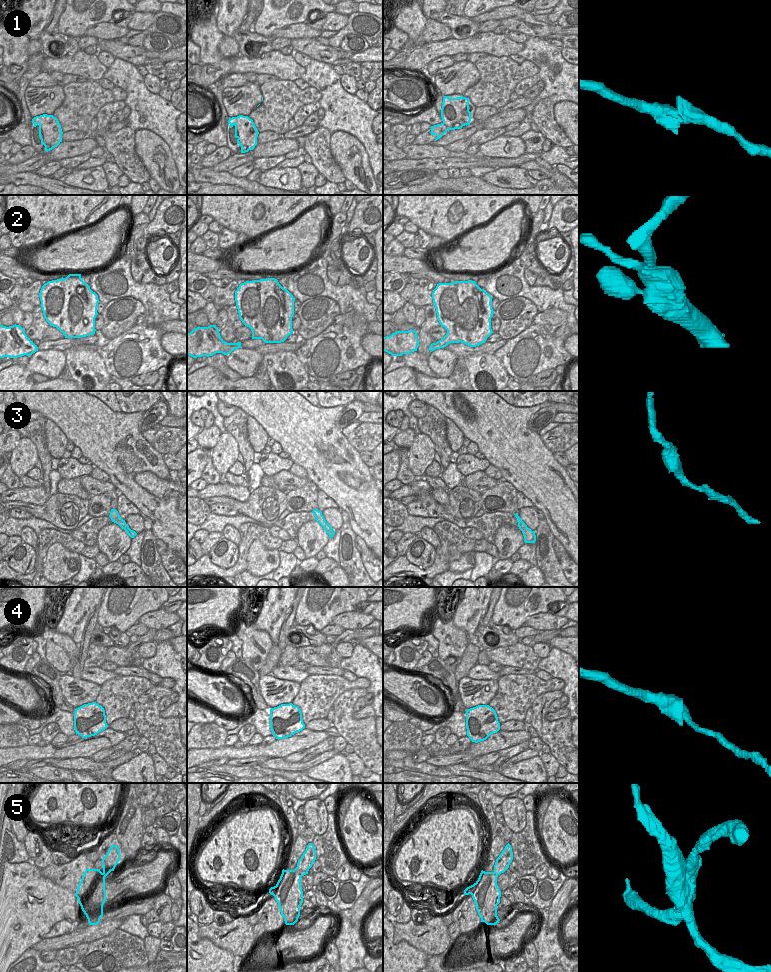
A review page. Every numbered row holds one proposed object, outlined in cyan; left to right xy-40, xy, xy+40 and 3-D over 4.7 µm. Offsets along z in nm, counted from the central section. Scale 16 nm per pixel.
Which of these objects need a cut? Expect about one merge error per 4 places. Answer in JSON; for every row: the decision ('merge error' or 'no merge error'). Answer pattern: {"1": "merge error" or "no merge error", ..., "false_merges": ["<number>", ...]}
{"1": "no merge error", "2": "no merge error", "3": "no merge error", "4": "merge error", "5": "merge error", "false_merges": ["4", "5"]}

